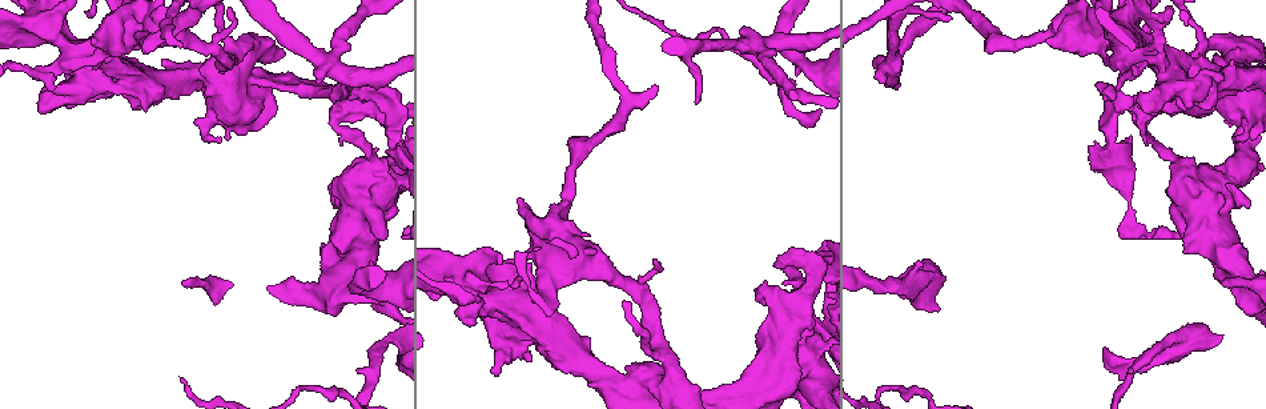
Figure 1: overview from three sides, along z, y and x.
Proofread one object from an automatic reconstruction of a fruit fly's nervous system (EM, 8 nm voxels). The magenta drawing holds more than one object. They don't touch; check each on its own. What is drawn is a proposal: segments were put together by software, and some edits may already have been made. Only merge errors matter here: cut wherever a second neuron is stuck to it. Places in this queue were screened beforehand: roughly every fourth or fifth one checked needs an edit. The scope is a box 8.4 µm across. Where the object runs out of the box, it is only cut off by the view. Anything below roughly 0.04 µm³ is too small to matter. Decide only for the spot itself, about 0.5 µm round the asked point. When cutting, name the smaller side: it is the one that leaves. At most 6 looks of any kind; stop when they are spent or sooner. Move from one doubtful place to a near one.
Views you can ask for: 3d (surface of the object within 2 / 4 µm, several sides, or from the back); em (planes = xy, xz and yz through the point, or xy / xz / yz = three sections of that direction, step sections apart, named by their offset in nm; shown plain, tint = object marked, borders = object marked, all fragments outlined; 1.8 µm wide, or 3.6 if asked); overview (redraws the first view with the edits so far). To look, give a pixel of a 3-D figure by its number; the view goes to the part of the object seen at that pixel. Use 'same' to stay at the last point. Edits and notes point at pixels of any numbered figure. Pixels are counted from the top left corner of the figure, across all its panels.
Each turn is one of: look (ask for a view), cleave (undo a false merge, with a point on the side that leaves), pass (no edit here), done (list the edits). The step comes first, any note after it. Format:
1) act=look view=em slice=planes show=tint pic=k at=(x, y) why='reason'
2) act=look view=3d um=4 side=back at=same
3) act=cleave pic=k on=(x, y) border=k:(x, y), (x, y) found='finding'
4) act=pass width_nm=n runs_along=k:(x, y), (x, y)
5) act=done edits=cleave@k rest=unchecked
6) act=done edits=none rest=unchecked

act=look view=em um=3.6 slice=xy step=4 show=tint pic=1 at=(372, 179) why='calibre changes'

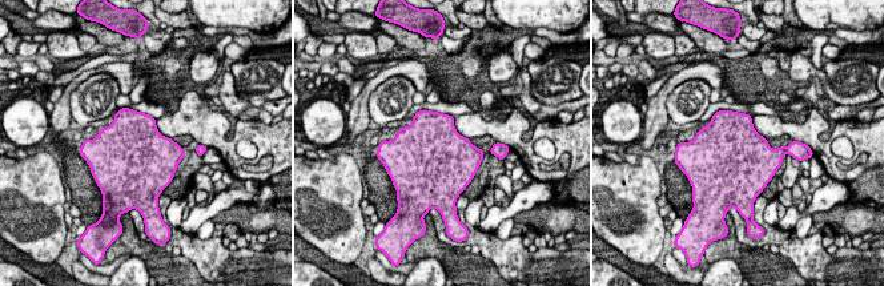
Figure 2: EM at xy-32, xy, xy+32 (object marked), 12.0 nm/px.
act=look view=em um=3.6 slice=planes show=borders at=same why='another direction'

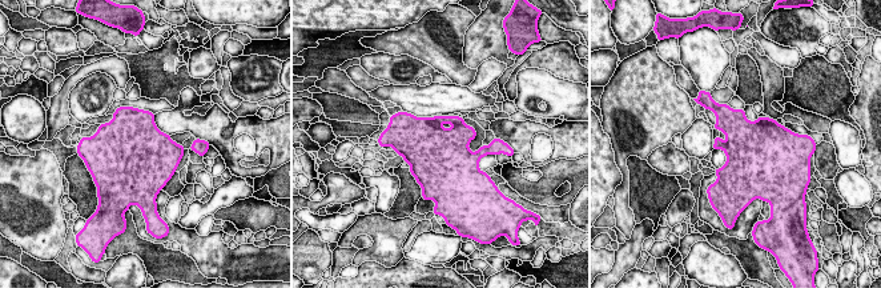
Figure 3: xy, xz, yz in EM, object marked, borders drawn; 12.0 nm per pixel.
act=pass width_nm=600 found='all the same neuron'

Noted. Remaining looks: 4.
act=look view=3d um=4 pic=1 at=(1172, 337) why='thick turns thin'

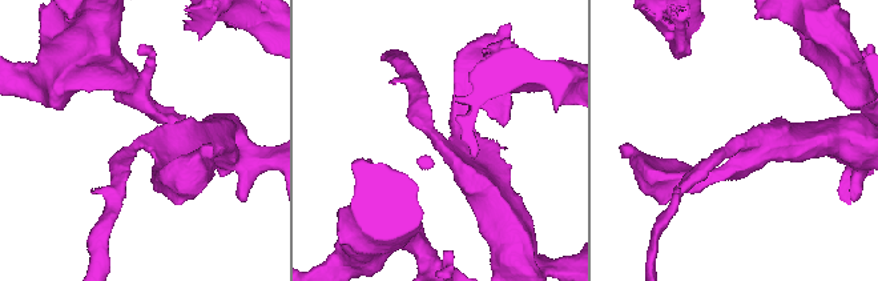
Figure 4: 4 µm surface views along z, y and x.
act=look view=em slice=planes show=tint pic=4 at=(443, 141) arms=3 arm_widths_nm=180,200,440 why='need the tissue'

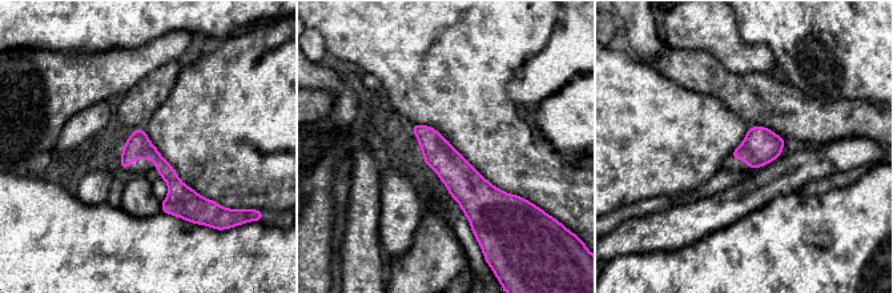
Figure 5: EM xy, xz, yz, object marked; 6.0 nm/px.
act=pass runs_along=5:(415, 127), (474, 193), (474, 224) found='continuous, no second neuron'

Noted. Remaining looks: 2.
act=look view=3d um=4 pic=1 at=(333, 60) why='two arms in line, one across'

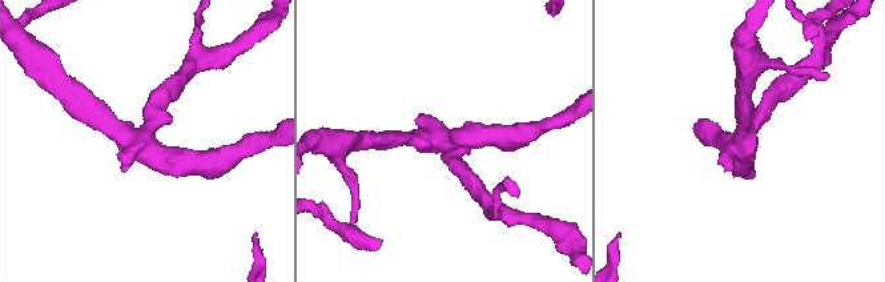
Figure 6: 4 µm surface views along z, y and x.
act=look view=em slice=planes show=borders pic=6 at=(439, 139) why='shape alone is not enough'

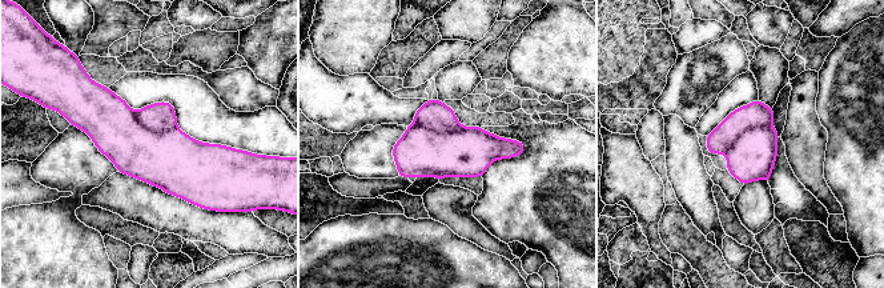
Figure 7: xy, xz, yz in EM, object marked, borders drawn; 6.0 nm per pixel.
act=cleave pic=7 on=(434, 115) found='two neurons meet here'

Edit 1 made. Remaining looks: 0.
act=done edits=cleave@7 rest=unchecked

